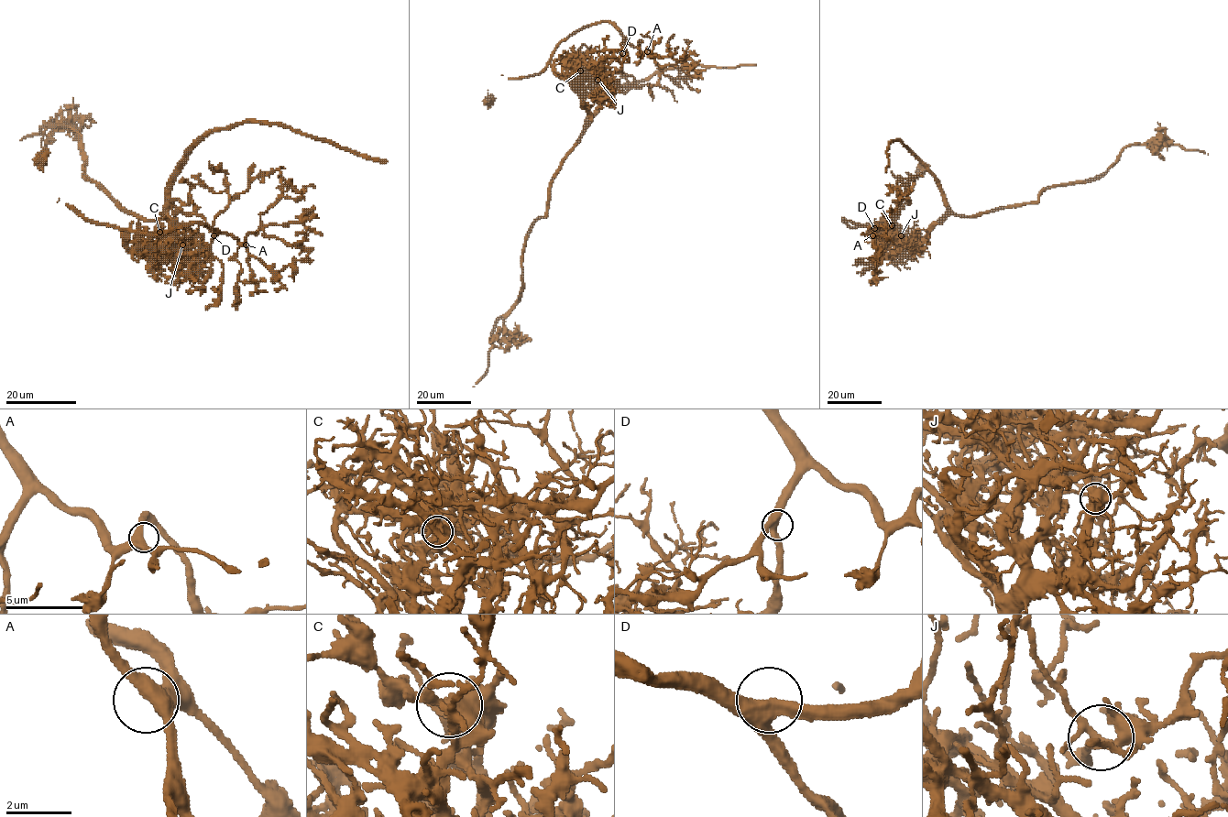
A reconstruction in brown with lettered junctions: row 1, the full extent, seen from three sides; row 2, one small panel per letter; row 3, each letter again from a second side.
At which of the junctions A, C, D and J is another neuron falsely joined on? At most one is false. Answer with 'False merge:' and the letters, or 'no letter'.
False merge: C

